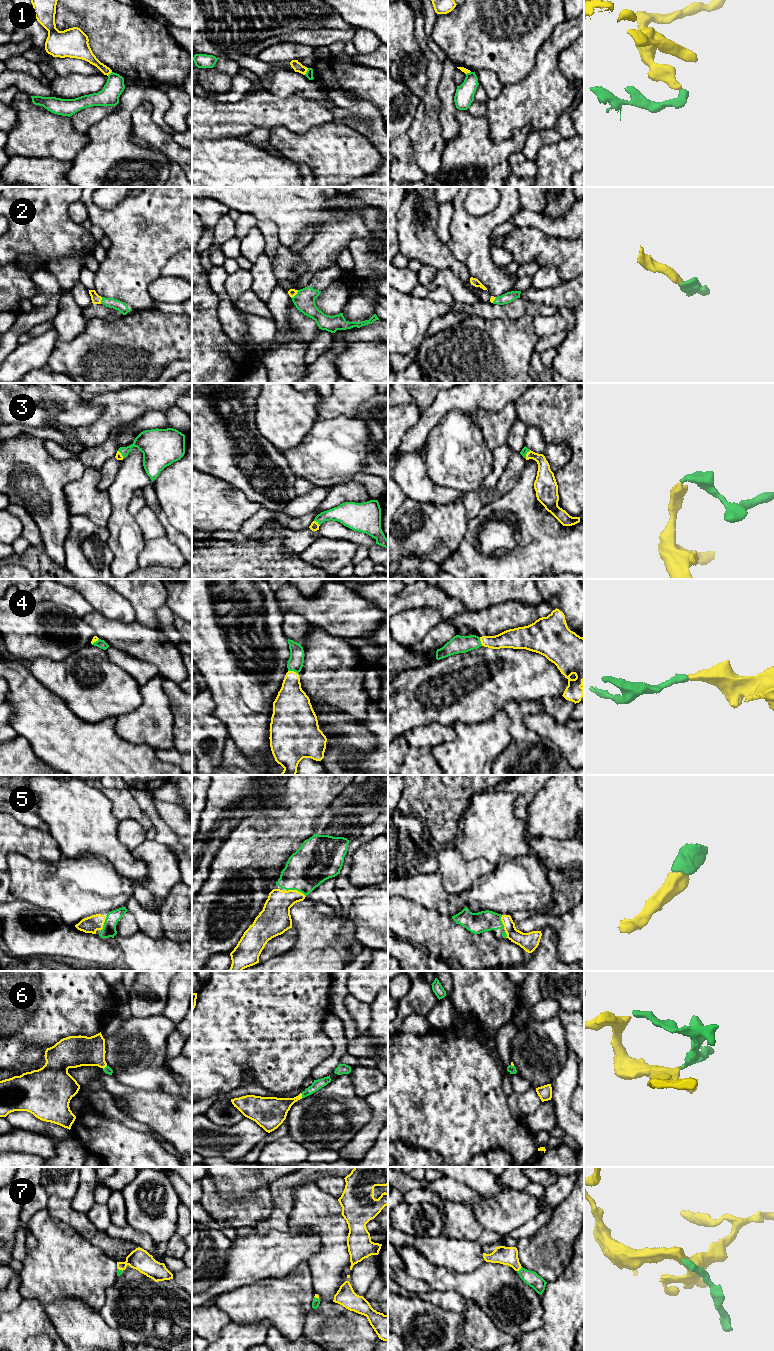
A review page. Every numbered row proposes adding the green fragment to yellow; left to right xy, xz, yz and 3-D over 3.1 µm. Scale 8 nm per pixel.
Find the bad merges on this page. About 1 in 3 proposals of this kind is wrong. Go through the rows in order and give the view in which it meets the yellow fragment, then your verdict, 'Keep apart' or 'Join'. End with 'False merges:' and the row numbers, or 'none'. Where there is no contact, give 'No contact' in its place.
1: Touches yellow in xz. Keep apart
2: Touches yellow in xz. Join
3: Touches yellow in yz. Join
4: Touches yellow in xz. Join
5: Touches yellow in xz. Join
6: Touches yellow in xz. Join
7: Touches yellow in yz. Join
False merges: 1

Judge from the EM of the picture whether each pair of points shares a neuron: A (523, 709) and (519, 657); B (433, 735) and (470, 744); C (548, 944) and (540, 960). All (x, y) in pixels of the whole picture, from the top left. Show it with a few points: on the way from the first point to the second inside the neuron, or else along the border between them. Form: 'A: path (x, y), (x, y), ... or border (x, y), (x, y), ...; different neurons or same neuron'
A: border (538, 700), (509, 700), (502, 709); different neurons
B: border (453, 726), (455, 737), (433, 748); different neurons
C: path (548, 948), (544, 956); same neuron

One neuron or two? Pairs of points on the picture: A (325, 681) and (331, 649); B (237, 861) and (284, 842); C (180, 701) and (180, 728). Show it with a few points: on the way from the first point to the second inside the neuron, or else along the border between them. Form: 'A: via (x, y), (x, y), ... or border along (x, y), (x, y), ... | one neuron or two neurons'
A: via (327, 673), (327, 668), (331, 664), (331, 657) | one neuron
B: via (249, 857), (260, 857), (272, 850) | one neuron
C: via (180, 708), (180, 721) | one neuron

